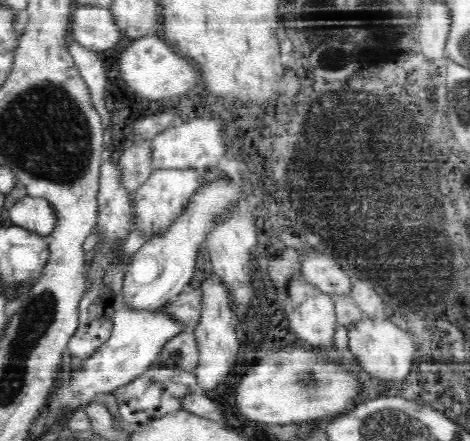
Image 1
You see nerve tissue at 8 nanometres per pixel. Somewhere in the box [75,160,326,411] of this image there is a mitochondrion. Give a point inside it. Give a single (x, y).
(174, 355)

